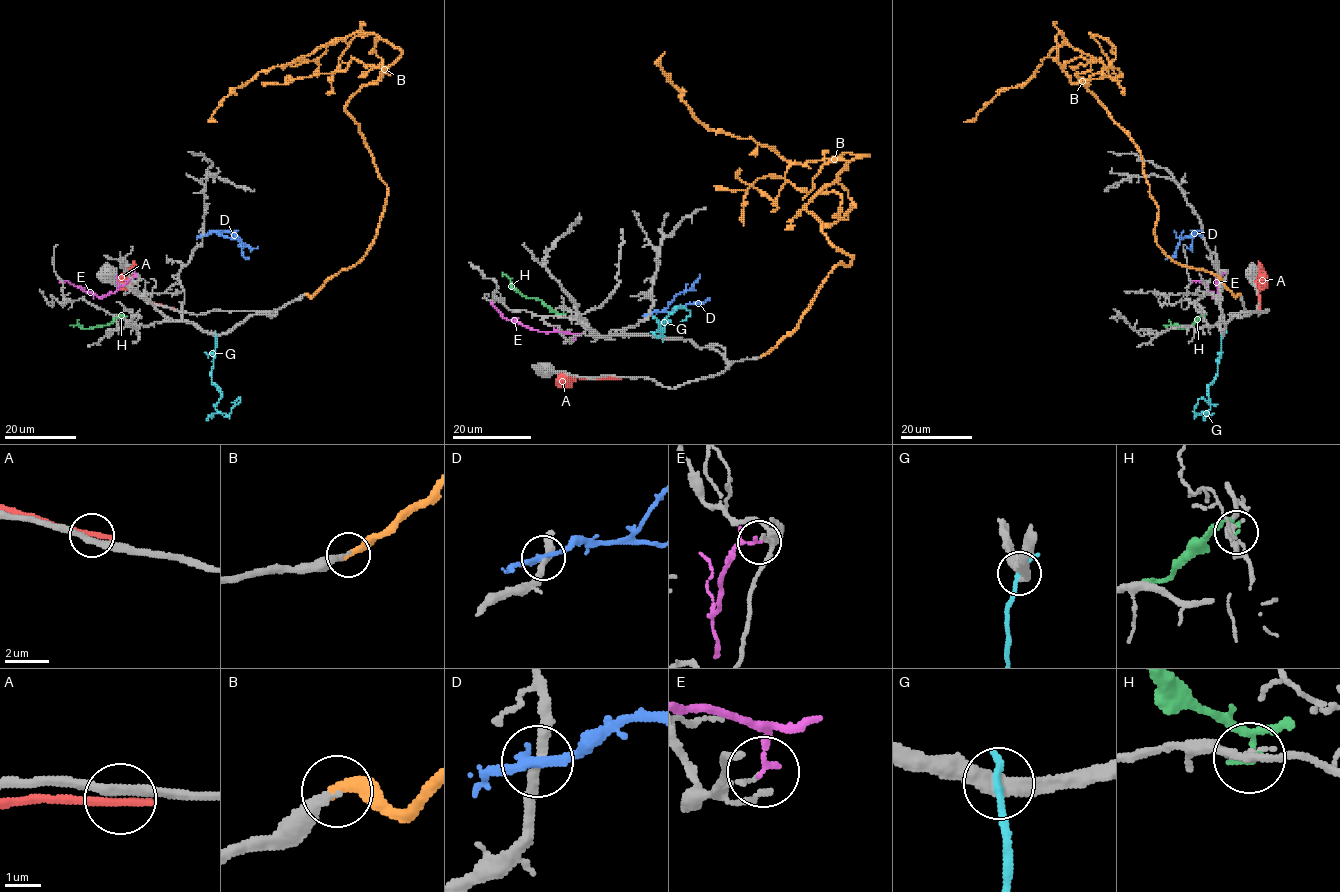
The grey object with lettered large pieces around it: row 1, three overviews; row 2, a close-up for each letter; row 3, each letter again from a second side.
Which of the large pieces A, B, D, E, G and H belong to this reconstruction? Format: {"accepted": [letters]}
{"accepted": ["B"]}

